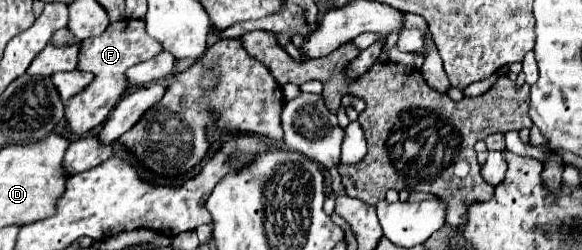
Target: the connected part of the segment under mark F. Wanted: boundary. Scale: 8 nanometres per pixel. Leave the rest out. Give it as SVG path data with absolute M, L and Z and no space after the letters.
M122 19L122 21L114 21L106 27L106 31L98 37L90 37L84 39L80 43L80 61L78 61L78 69L80 71L90 71L94 73L94 81L80 91L78 95L74 95L68 105L66 105L66 119L68 119L68 127L82 135L90 129L94 129L96 125L104 123L110 115L110 111L116 107L116 103L120 101L120 97L128 91L128 83L126 83L126 71L142 61L152 59L154 55L158 55L162 51L160 43L152 43L152 39L146 35L144 31L144 21L142 19Z

